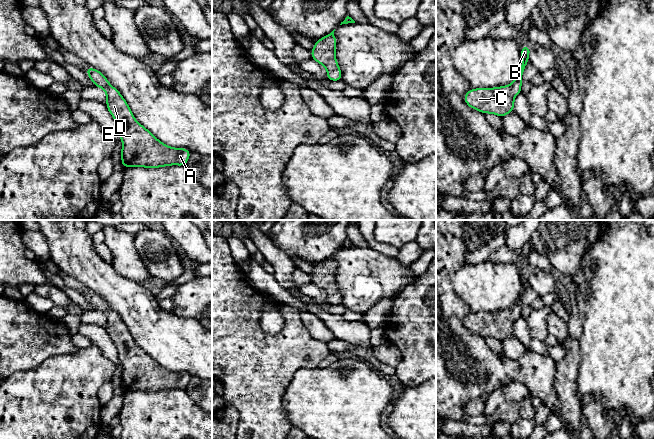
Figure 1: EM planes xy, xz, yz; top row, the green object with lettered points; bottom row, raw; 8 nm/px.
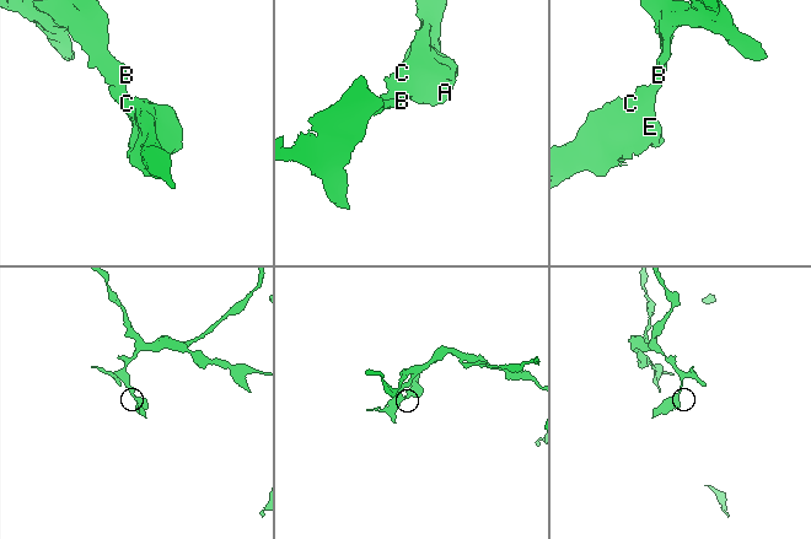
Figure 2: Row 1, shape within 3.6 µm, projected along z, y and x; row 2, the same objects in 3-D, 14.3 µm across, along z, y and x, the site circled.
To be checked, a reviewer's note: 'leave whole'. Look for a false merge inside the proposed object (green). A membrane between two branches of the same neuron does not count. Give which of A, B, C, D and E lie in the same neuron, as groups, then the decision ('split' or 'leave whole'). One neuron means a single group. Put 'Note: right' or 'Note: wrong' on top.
Note: right
A B C D E | leave whole

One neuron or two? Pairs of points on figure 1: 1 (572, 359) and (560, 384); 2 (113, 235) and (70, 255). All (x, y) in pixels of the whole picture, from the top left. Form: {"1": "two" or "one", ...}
{"1": "one", "2": "two"}

